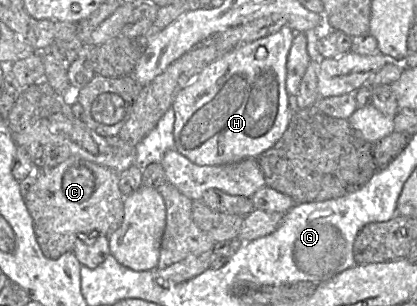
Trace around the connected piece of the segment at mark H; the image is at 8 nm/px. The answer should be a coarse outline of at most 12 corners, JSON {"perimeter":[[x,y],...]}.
{"perimeter":[[295,32],[237,46],[172,104],[197,165],[257,159],[291,119]]}

